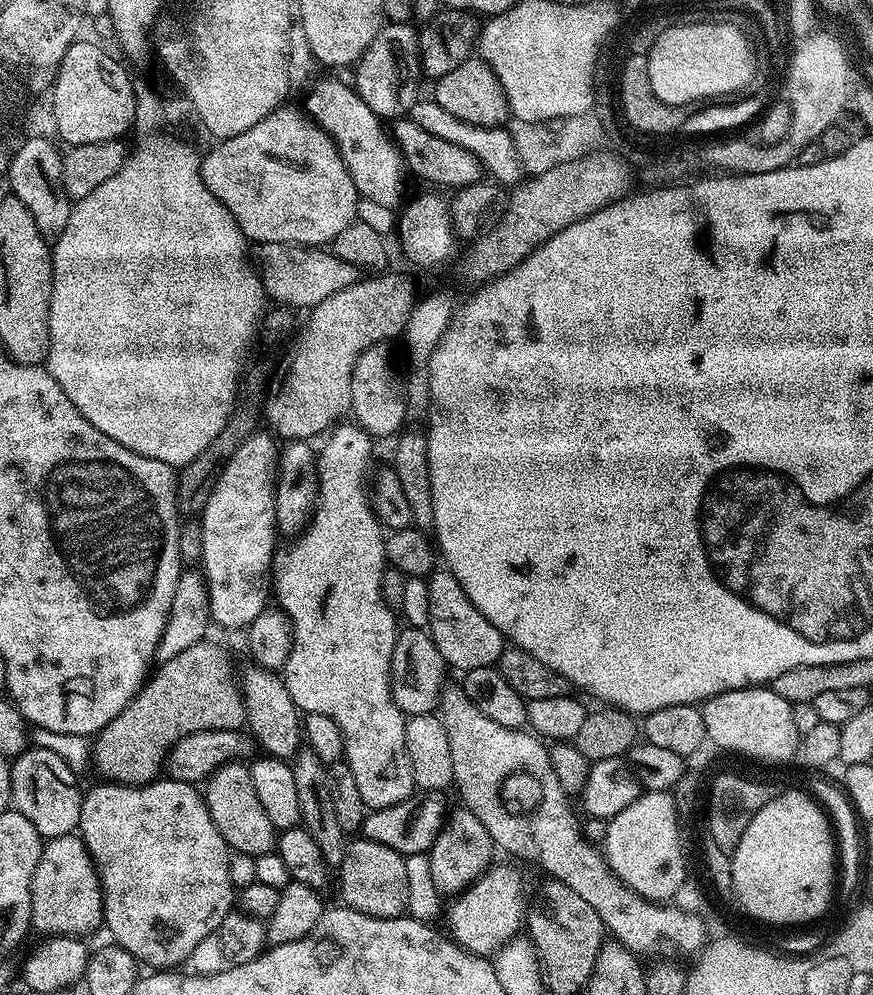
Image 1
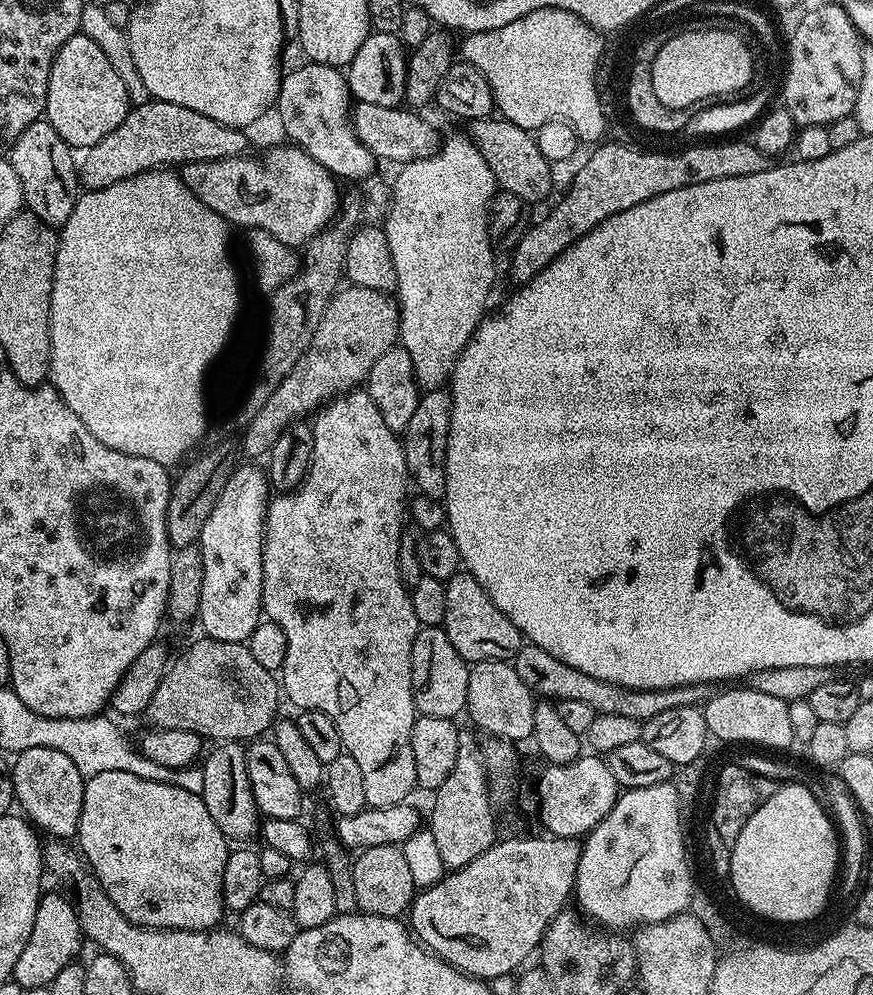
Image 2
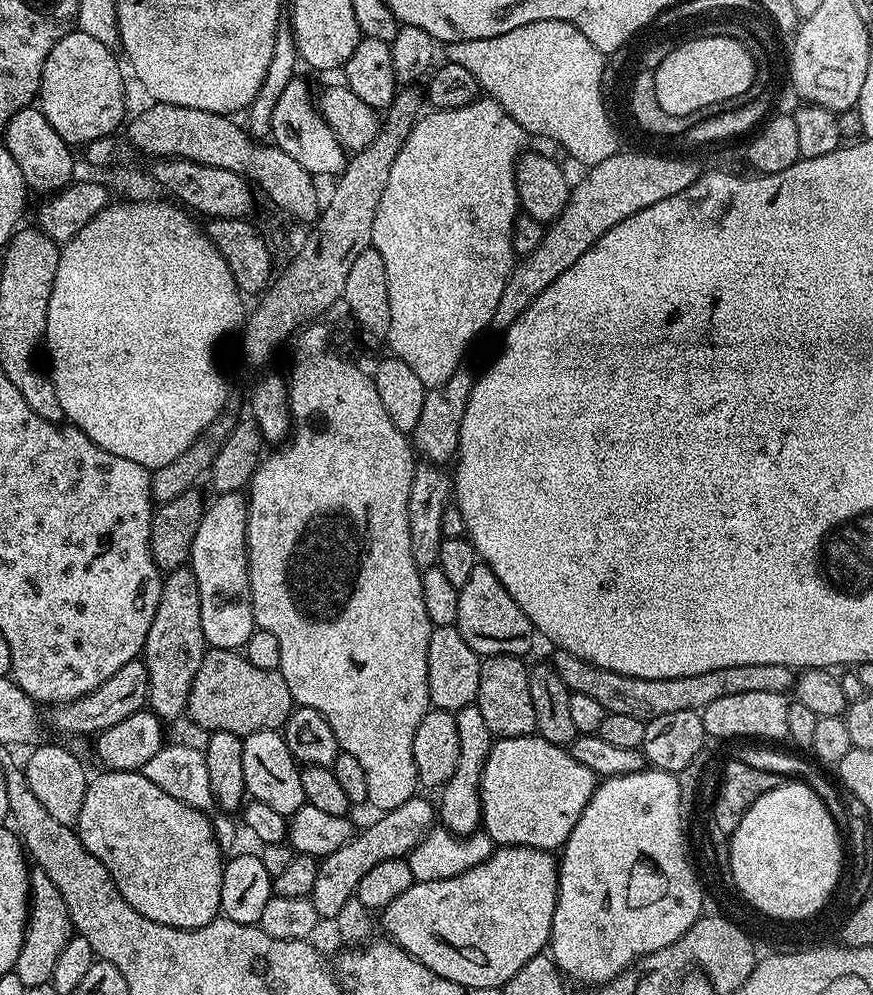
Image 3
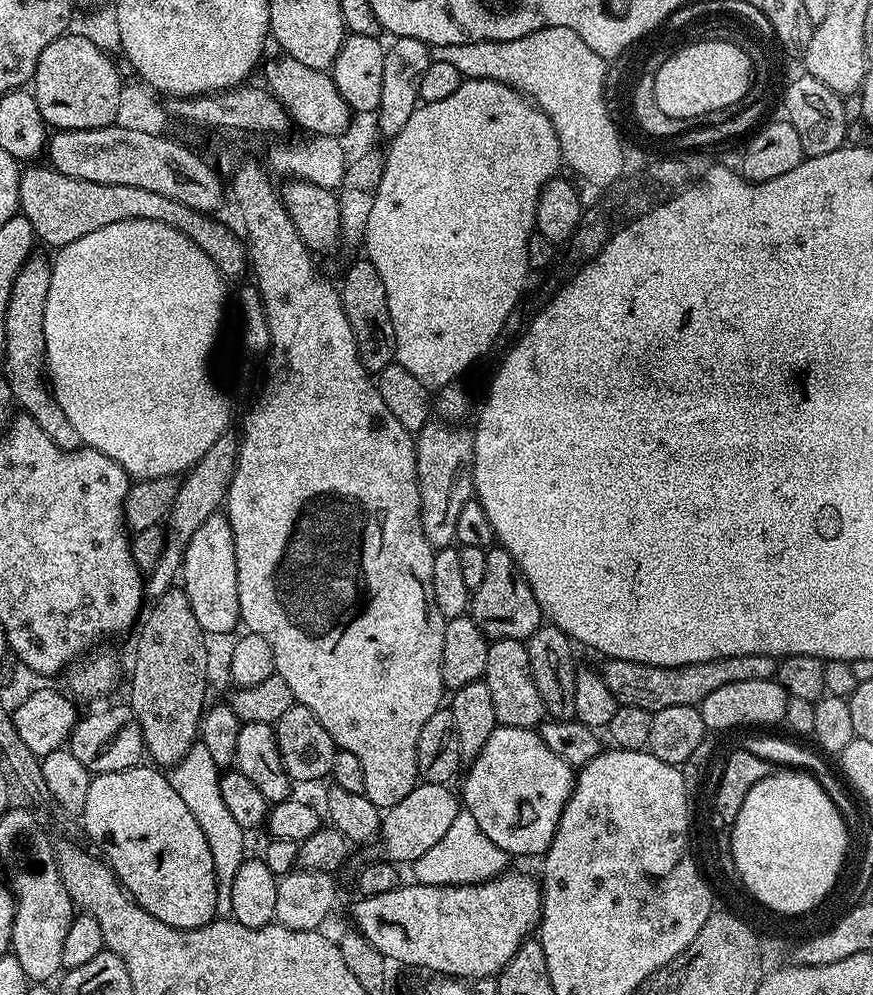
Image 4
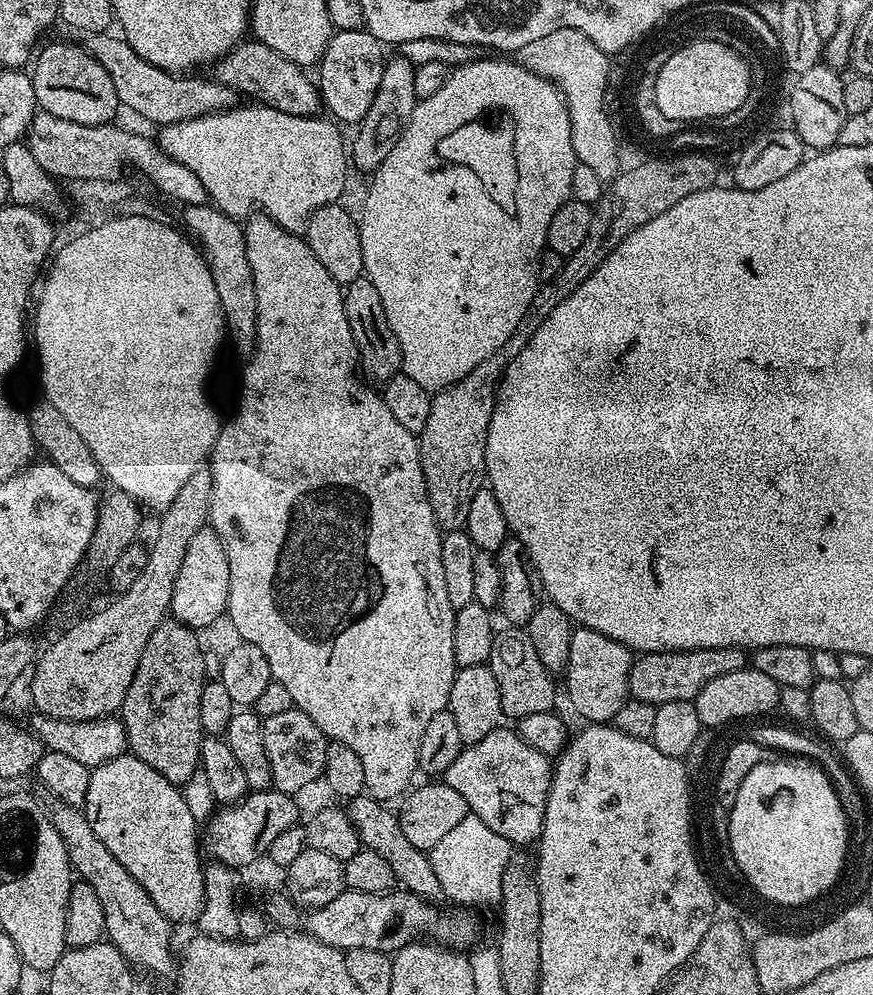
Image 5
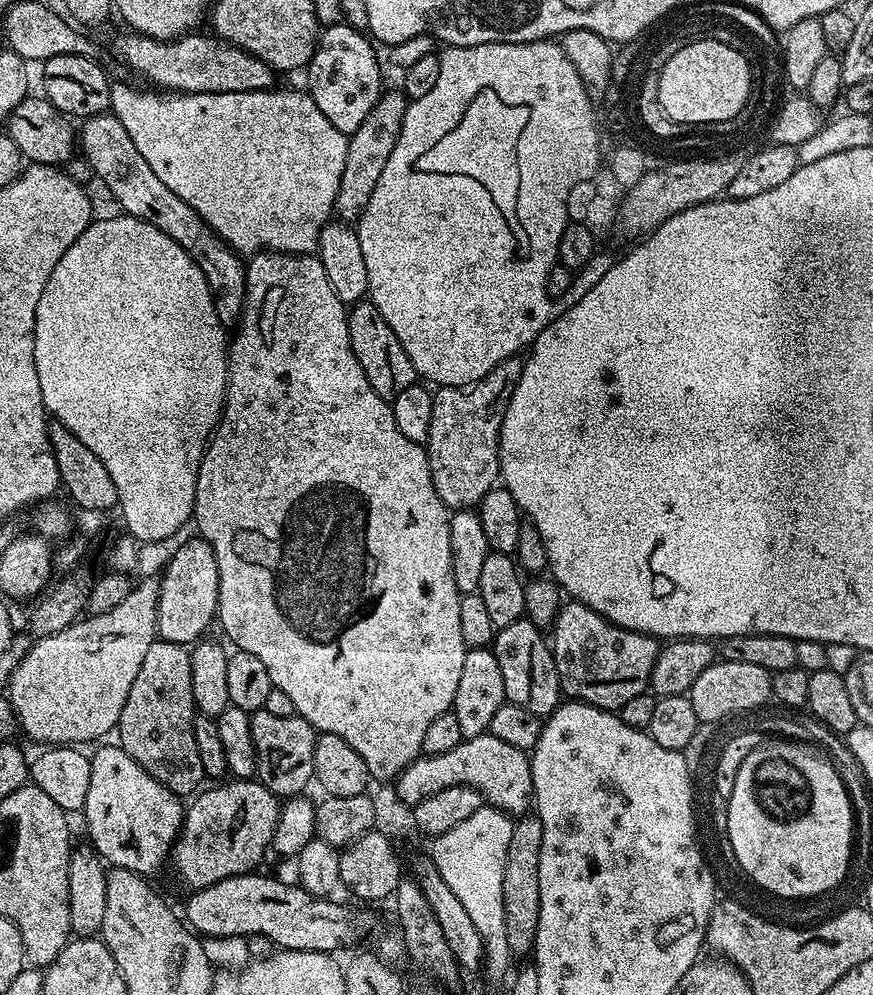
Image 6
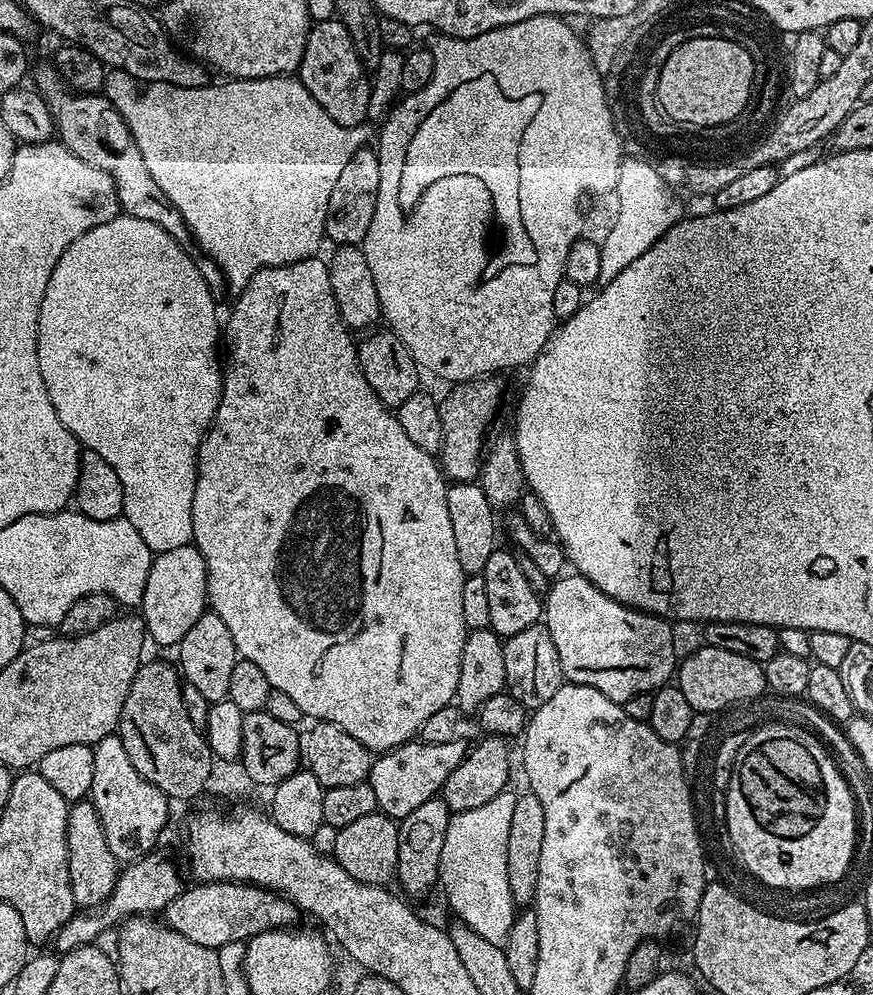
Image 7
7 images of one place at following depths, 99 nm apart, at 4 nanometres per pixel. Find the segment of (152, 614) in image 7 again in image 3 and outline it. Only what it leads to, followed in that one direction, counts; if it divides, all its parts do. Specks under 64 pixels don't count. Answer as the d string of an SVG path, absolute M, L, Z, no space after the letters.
M243 491L221 492L215 499L205 507L198 534L194 534L190 567L198 578L205 645L240 650L256 628L248 589L248 501Z

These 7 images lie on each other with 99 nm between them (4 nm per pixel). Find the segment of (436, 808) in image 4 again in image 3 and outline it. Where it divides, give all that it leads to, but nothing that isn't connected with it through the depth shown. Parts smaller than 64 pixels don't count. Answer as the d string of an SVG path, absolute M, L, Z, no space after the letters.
M417 794L411 800L402 802L394 810L383 813L365 832L357 831L346 846L334 850L329 856L323 857L318 863L318 878L314 878L314 890L311 902L314 910L322 918L334 918L351 896L355 896L358 882L366 878L366 870L374 870L378 862L399 860L424 840L424 836L434 827L434 804L423 800Z

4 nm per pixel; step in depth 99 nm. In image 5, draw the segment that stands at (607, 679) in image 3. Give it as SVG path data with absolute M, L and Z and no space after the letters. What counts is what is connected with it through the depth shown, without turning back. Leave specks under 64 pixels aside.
M703 648L689 652L645 652L637 655L632 662L628 691L631 699L650 702L654 705L666 702L695 701L696 696L714 678L730 674L739 668L747 668L750 656L742 648Z

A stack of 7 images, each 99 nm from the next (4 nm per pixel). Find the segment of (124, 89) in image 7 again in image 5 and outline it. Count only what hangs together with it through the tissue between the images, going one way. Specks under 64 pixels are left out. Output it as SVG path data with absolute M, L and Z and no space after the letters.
M255 102L245 105L245 108L237 106L202 118L163 125L158 135L160 148L170 158L198 174L209 201L228 216L247 218L259 210L286 231L303 233L308 227L308 219L322 206L337 203L348 184L350 156L346 151L346 140L344 144L344 136L339 132L341 129L331 119L323 120L323 115L282 114L282 110Z

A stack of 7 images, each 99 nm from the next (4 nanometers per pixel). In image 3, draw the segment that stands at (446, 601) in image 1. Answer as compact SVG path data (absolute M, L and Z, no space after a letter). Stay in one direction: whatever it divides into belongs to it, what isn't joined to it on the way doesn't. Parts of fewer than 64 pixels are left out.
M477 562L466 586L462 586L457 594L458 610L454 627L466 638L466 646L474 650L481 658L490 656L527 657L532 643L538 640L536 627L522 614L522 606L510 598L510 594L498 582L498 574L490 570L490 566Z

